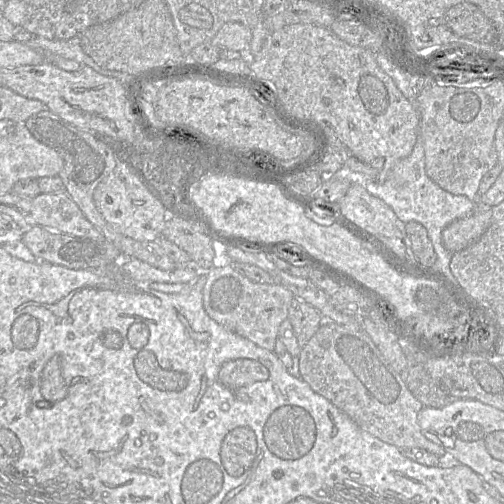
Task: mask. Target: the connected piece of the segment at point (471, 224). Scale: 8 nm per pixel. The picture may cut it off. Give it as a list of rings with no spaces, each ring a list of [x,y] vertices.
[[[477,205],[477,210],[472,215],[456,219],[444,228],[443,246],[450,253],[465,249],[487,230],[491,218],[491,206]]]

